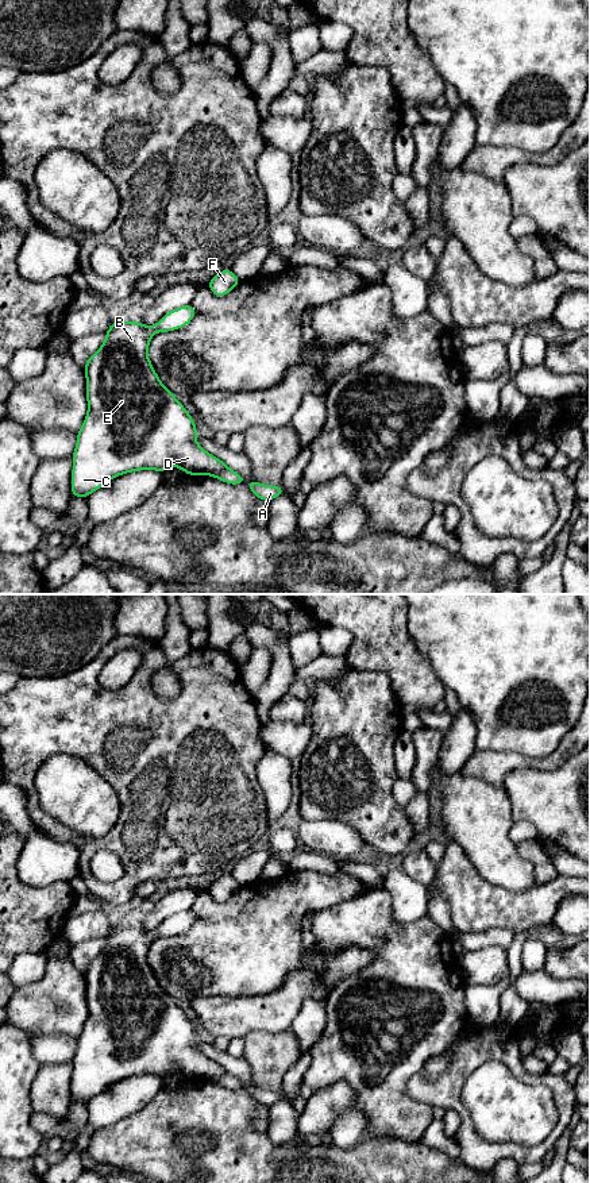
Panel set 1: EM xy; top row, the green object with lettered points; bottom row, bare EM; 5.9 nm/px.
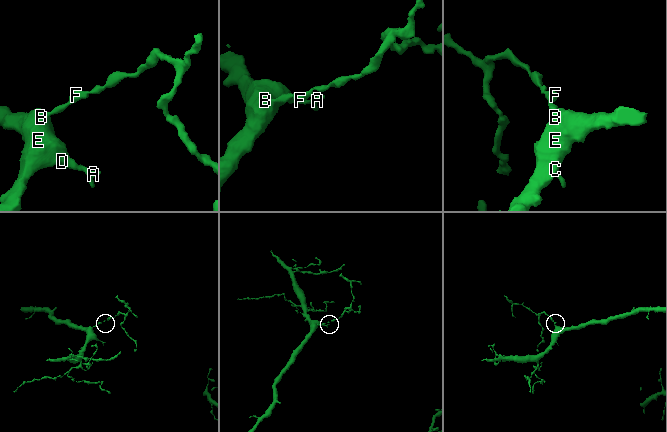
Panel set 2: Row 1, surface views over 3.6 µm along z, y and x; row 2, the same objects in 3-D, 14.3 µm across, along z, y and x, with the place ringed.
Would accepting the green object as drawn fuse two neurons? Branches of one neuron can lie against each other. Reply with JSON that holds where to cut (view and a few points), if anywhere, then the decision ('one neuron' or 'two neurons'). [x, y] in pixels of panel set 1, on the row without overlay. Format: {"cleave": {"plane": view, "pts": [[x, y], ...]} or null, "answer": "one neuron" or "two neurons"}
{"cleave": null, "answer": "one neuron"}

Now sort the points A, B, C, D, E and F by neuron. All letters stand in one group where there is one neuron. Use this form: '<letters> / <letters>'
A B C D E F

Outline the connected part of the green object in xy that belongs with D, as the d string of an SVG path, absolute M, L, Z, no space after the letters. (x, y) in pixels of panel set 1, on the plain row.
M192 909L167 917L155 930L120 928L115 925L105 937L104 949L89 962L86 980L88 1020L77 1037L77 1051L72 1060L72 1103L88 1103L108 1086L138 1075L163 1078L177 1071L189 1080L215 1082L231 1090L244 1090L244 1083L223 1066L208 1059L196 1045L197 1032L176 1001L158 983L147 960L155 937L174 936L188 930L194 922Z

